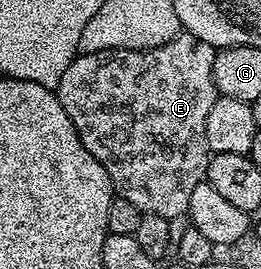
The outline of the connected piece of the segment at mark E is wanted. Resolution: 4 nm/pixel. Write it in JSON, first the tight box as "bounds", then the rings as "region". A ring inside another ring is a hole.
{"bounds":[57,33,217,220],"region":[[[180,33],[173,41],[148,51],[109,49],[88,55],[80,53],[69,69],[61,73],[57,88],[61,109],[69,113],[69,121],[73,121],[81,137],[81,145],[101,161],[118,198],[133,201],[141,212],[169,220],[187,215],[193,189],[206,180],[209,152],[205,141],[205,121],[217,98],[213,81],[215,53],[216,48],[205,41]]]}

